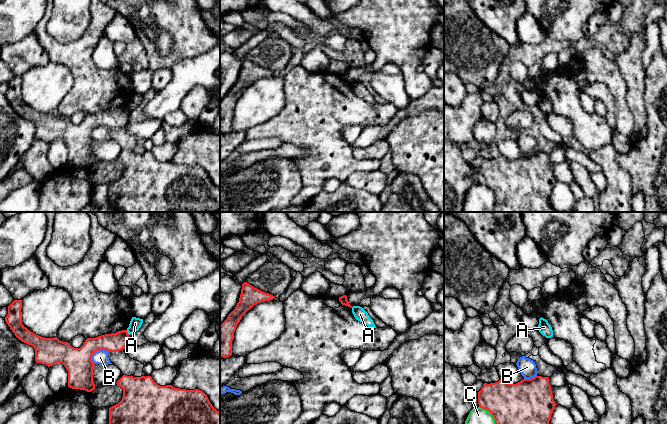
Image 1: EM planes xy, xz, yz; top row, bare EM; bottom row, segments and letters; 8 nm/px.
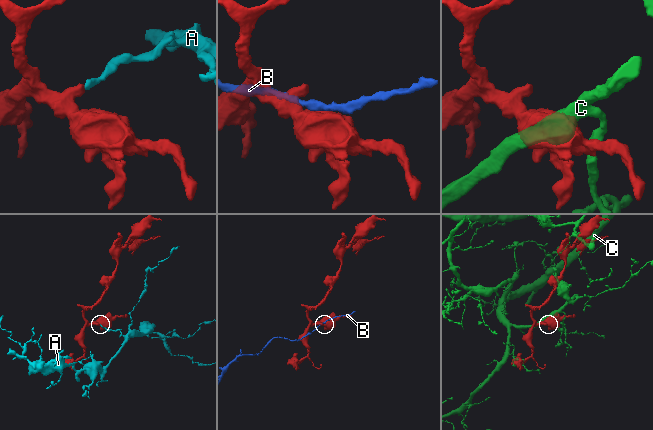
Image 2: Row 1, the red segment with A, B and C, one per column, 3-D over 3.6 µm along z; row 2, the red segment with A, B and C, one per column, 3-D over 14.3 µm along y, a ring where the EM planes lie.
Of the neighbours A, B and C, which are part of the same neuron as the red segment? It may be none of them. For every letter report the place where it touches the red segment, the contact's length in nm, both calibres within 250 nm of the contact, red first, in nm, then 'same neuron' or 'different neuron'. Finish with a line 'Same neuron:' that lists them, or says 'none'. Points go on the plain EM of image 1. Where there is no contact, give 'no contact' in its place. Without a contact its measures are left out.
A: meets red in xy at (127, 108); contact 50 nm long; 150 nm thick on the red side, 90 nm on the other; different neuron
B: meets red in xy at (97, 126); contact 170 nm long; 220 nm thick on the red side, 120 nm on the other; different neuron
C: meets red in yz at (494, 195); contact 260 nm long; 460 nm thick on the red side, 240 nm on the other; different neuron
Same neuron: none

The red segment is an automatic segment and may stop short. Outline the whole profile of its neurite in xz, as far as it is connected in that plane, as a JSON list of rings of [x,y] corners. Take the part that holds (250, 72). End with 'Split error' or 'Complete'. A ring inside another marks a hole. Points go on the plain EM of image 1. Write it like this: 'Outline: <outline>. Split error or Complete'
Outline: [[[247,58],[242,60],[239,78],[227,95],[220,101],[220,133],[232,131],[232,117],[234,108],[242,92],[254,81],[274,75],[275,72],[265,69]]]. Complete

